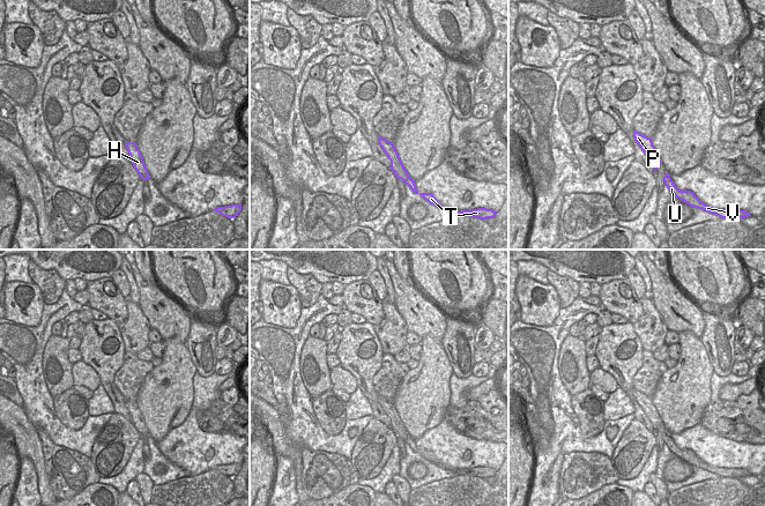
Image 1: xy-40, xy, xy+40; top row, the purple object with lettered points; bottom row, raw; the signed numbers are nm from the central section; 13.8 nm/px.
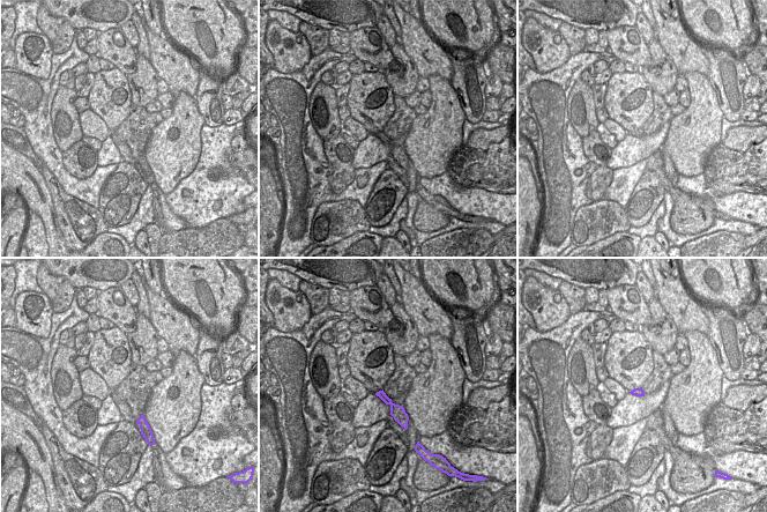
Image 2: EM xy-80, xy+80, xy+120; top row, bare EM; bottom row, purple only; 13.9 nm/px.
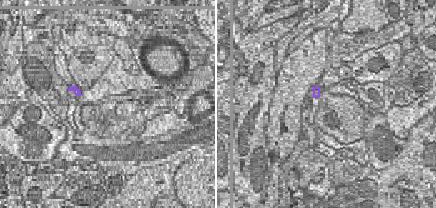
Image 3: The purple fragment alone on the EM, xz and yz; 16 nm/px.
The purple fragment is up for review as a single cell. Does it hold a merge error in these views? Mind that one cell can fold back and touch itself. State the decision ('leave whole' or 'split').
leave whole

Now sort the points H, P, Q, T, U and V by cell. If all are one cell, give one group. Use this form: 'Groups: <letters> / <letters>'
Groups: H P Q T U V.

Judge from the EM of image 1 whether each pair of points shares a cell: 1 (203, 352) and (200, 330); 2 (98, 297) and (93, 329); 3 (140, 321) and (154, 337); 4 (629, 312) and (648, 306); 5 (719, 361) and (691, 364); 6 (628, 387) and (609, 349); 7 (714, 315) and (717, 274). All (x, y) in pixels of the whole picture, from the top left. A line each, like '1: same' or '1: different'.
1: same
2: different
3: different
4: different
5: different
6: same
7: different

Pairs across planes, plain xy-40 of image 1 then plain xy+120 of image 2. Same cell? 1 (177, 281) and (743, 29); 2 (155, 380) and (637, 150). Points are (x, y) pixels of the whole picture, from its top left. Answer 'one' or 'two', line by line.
1: one
2: two

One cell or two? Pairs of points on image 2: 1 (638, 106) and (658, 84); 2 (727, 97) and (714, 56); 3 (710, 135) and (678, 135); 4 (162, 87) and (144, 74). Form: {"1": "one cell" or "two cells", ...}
{"1": "two cells", "2": "one cell", "3": "one cell", "4": "two cells"}

